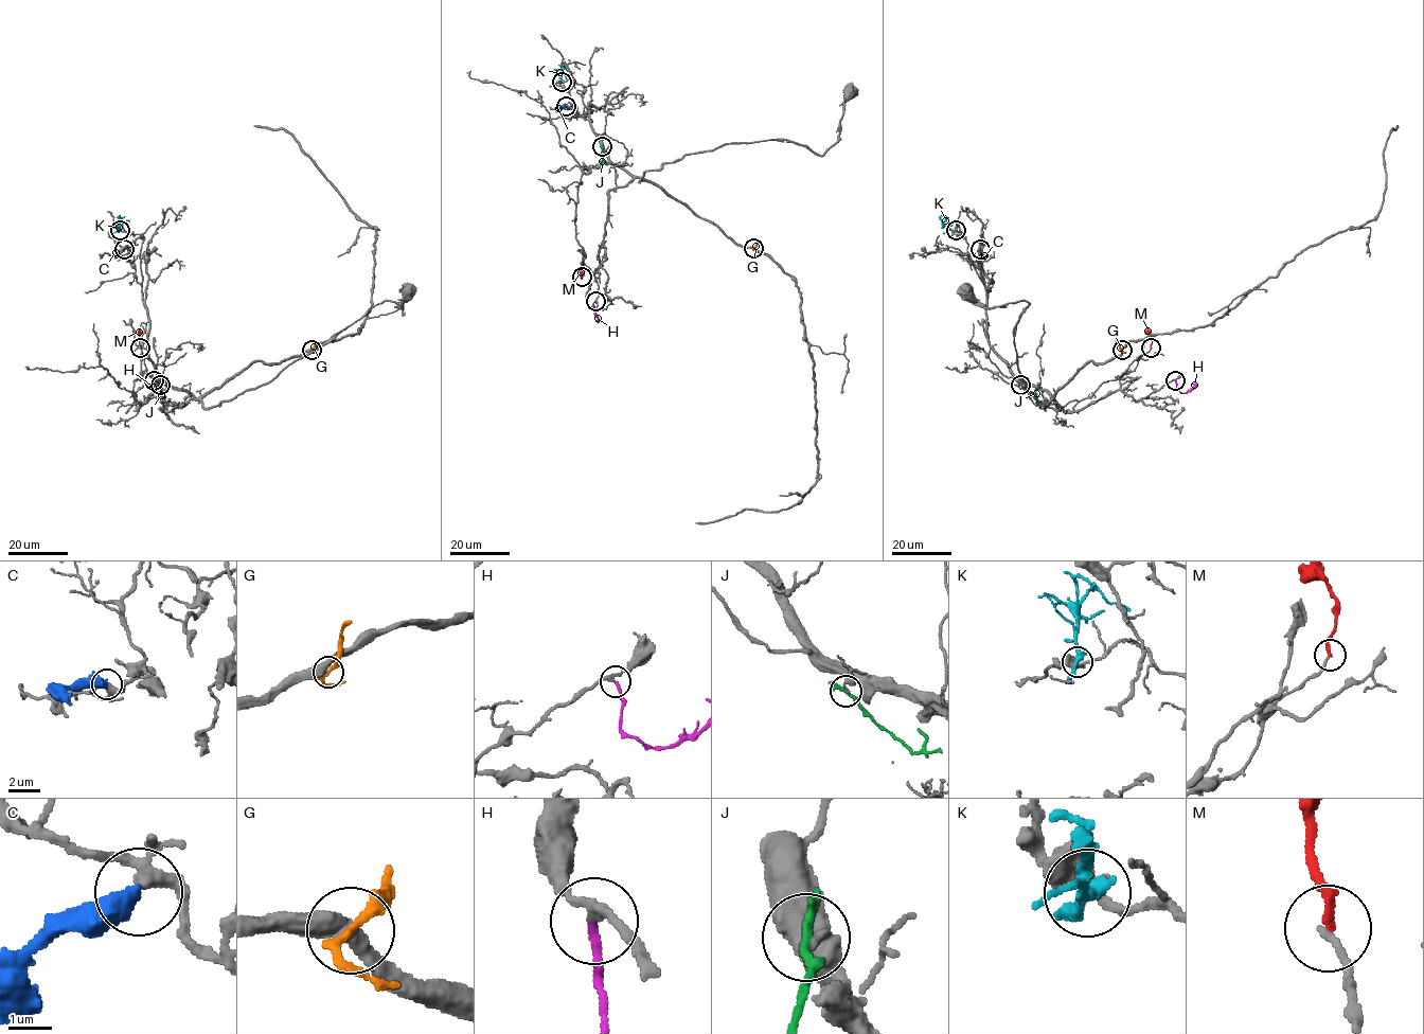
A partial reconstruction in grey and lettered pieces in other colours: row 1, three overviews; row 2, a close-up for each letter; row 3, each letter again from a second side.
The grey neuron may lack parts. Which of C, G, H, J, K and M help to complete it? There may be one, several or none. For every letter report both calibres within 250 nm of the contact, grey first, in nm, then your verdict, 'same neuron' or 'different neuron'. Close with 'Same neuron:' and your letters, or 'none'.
C: calibres 240 and 550 nm; different neuron
G: calibres 440 and 190 nm; different neuron
H: calibres 220 and 180 nm; same neuron
J: calibres 220 and 280 nm; different neuron
K: calibres 300 and 320 nm; different neuron
M: calibres 150 and 200 nm; different neuron
Same neuron: H

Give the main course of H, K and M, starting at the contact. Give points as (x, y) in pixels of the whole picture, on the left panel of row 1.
H: (154, 380), (154, 393), (156, 382)
K: (120, 230), (123, 223), (120, 215), (120, 218), (125, 216)
M: (140, 348), (140, 328)

